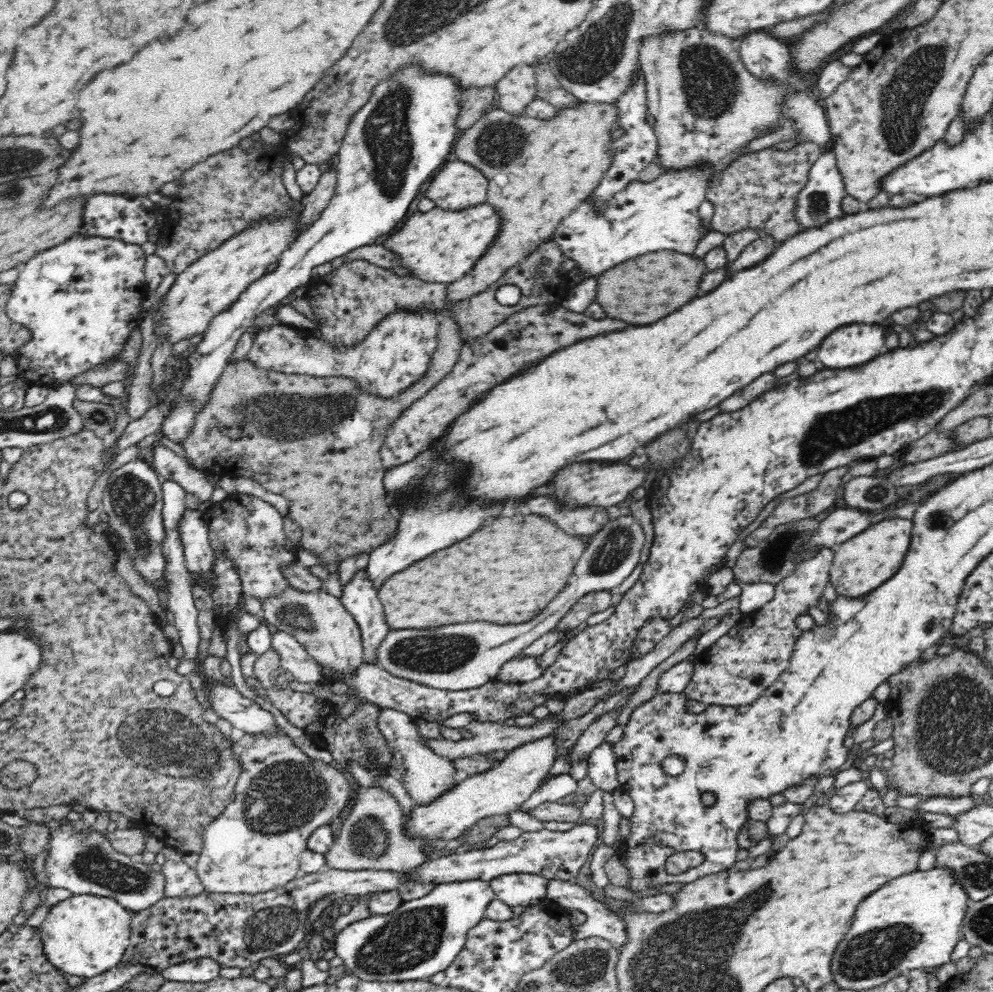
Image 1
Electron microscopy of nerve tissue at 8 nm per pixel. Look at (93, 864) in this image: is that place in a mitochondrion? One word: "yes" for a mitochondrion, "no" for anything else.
yes

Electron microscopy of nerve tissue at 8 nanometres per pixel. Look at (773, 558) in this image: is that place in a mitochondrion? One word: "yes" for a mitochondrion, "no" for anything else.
yes

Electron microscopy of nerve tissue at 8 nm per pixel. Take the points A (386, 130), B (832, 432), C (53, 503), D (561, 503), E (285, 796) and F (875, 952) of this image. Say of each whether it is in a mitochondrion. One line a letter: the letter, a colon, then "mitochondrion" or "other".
A: mitochondrion
B: mitochondrion
C: other
D: other
E: mitochondrion
F: mitochondrion

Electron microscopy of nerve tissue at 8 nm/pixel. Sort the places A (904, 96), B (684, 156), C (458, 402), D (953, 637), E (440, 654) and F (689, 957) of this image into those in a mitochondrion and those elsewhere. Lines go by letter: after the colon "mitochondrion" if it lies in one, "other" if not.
A: mitochondrion
B: other
C: mitochondrion
D: other
E: mitochondrion
F: mitochondrion

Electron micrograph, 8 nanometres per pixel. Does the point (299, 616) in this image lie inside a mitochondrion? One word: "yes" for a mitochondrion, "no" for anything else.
yes

